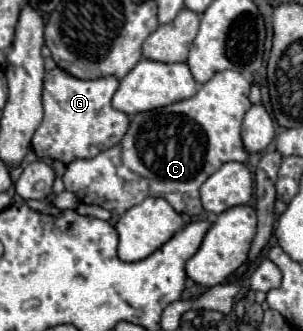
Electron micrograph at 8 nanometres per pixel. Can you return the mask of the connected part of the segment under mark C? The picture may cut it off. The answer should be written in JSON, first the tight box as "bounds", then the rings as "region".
{"bounds":[63,71,251,215],"region":[[[219,71],[191,99],[133,115],[129,131],[115,149],[111,147],[91,159],[77,159],[67,165],[67,171],[63,175],[65,189],[75,193],[81,203],[99,205],[113,215],[123,215],[129,207],[139,205],[147,197],[167,199],[177,213],[199,215],[203,211],[199,201],[199,187],[203,185],[203,181],[227,161],[245,163],[249,159],[249,153],[245,151],[241,141],[241,121],[245,111],[251,107],[249,87],[249,81],[241,73]]]}

